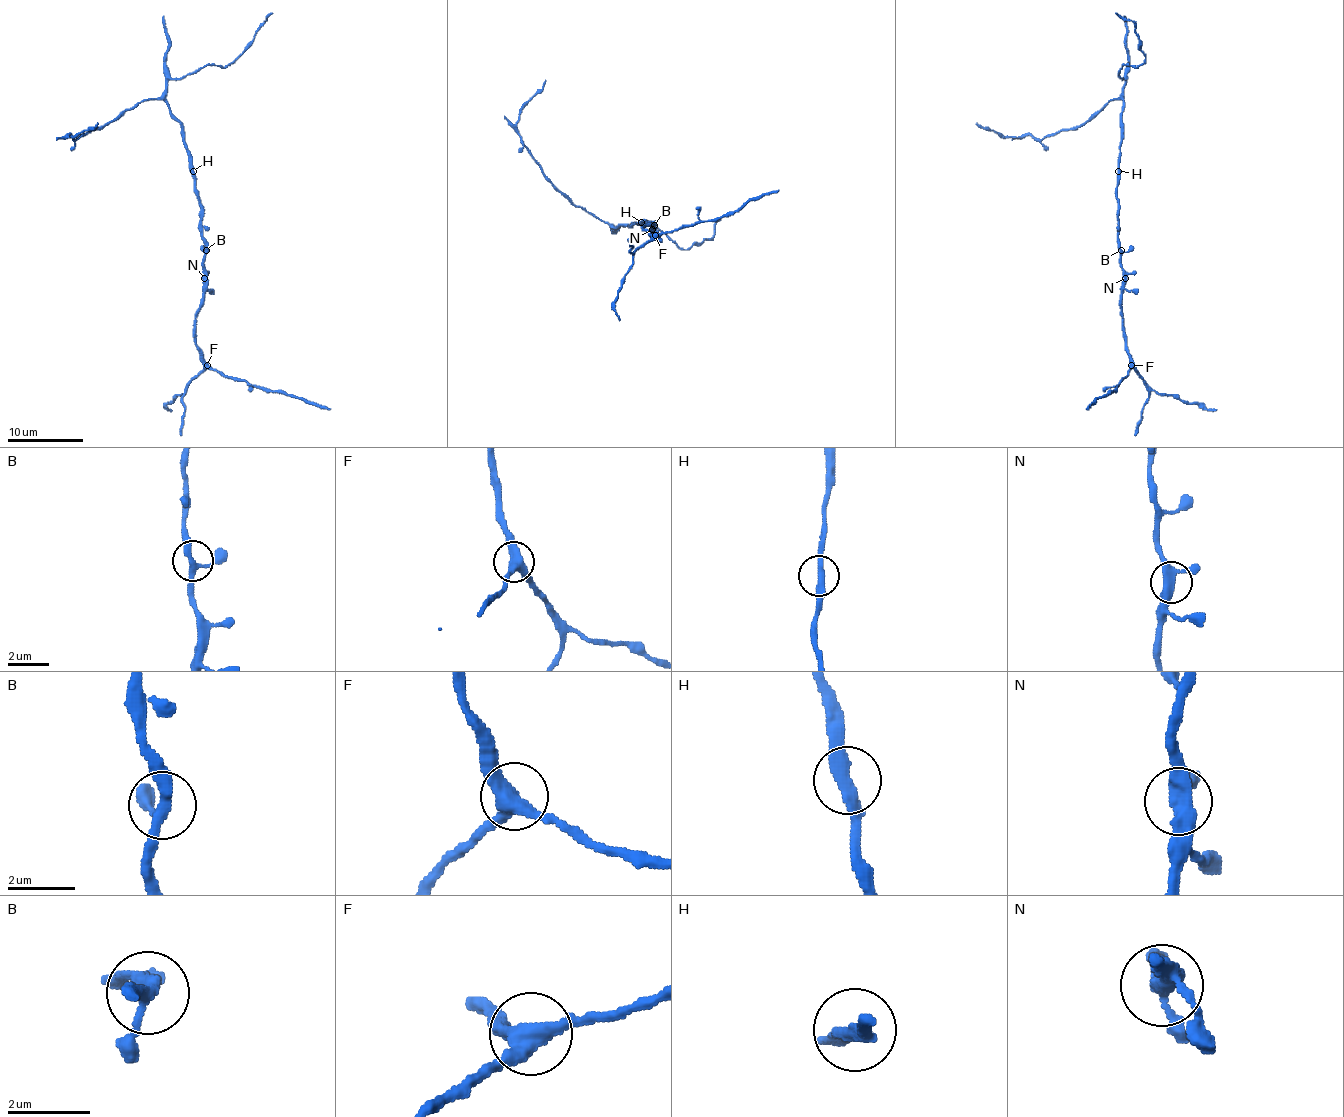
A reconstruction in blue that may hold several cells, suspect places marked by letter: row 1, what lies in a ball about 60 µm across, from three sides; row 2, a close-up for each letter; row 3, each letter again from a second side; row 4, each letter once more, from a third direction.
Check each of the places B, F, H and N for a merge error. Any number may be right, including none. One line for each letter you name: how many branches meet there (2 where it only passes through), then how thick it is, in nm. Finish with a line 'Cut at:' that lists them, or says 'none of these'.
Cut at: none of these

